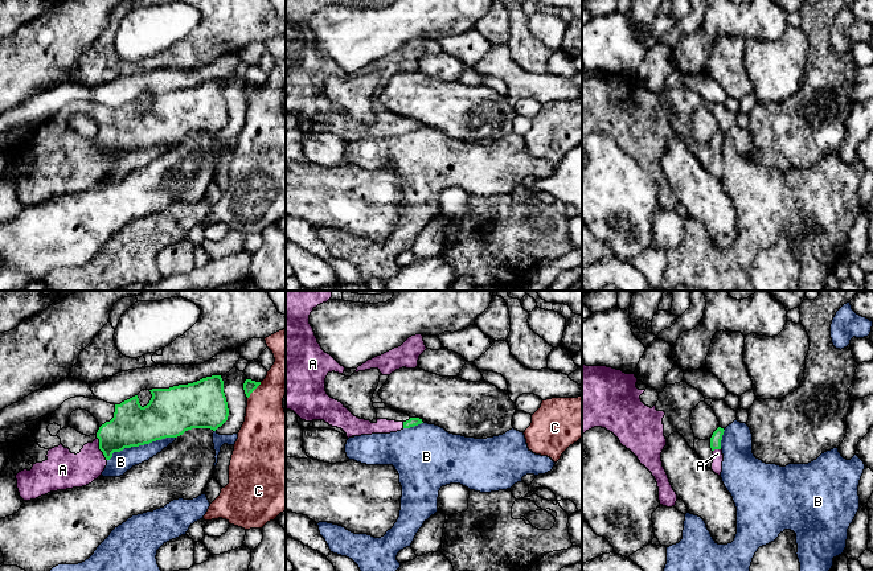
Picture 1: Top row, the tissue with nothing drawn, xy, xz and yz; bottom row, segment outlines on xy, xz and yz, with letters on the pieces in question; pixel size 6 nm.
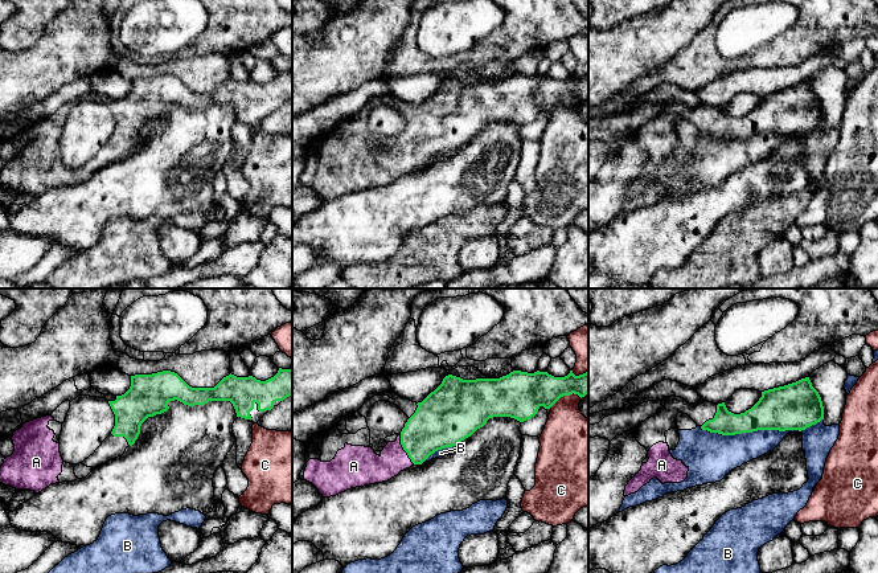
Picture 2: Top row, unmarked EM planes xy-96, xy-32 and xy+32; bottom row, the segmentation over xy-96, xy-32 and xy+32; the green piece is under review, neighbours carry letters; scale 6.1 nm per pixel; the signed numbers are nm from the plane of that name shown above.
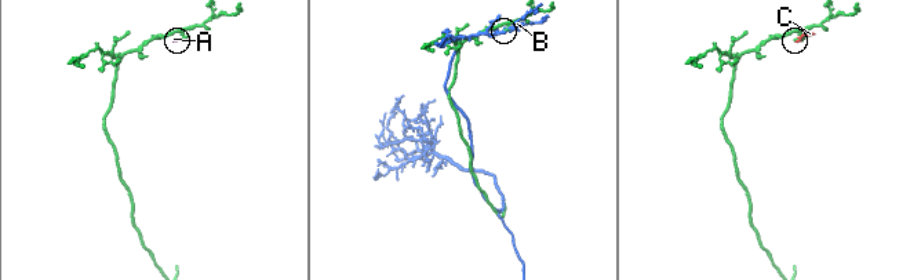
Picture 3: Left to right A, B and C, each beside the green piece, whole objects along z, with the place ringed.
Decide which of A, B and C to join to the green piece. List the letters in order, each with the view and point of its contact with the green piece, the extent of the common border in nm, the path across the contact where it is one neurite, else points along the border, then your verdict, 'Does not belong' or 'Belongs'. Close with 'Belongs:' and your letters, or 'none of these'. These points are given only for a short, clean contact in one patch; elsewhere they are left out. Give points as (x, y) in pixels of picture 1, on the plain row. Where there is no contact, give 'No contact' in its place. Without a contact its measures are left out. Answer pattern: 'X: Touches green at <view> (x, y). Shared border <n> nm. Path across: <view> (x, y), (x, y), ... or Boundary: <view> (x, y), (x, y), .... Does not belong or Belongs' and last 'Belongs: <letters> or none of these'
A: Touches green at xy (99, 152). Shared border 160 nm. Path across: xy (132, 130), (113, 140), (99, 152), (77, 175), (65, 175). Belongs
B: Touches green at xy (140, 148). Shared border 440 nm. Does not belong
C: Touches green at xy (254, 93). Shared border 130 nm. Does not belong
Belongs: A

